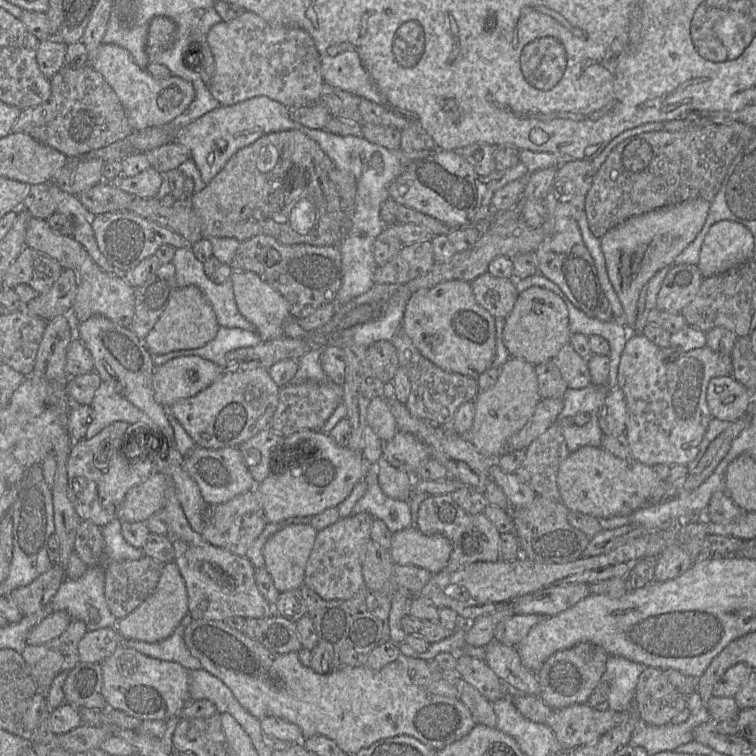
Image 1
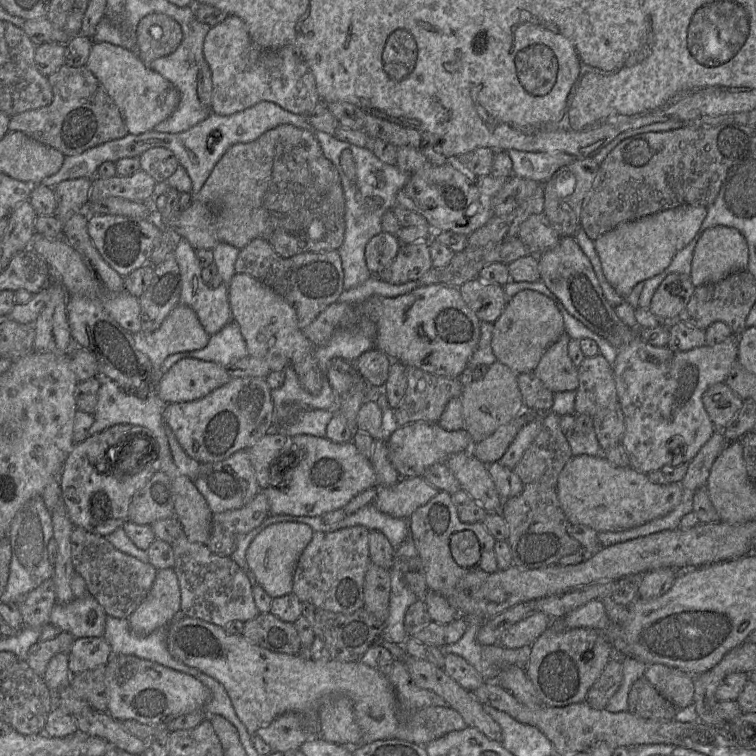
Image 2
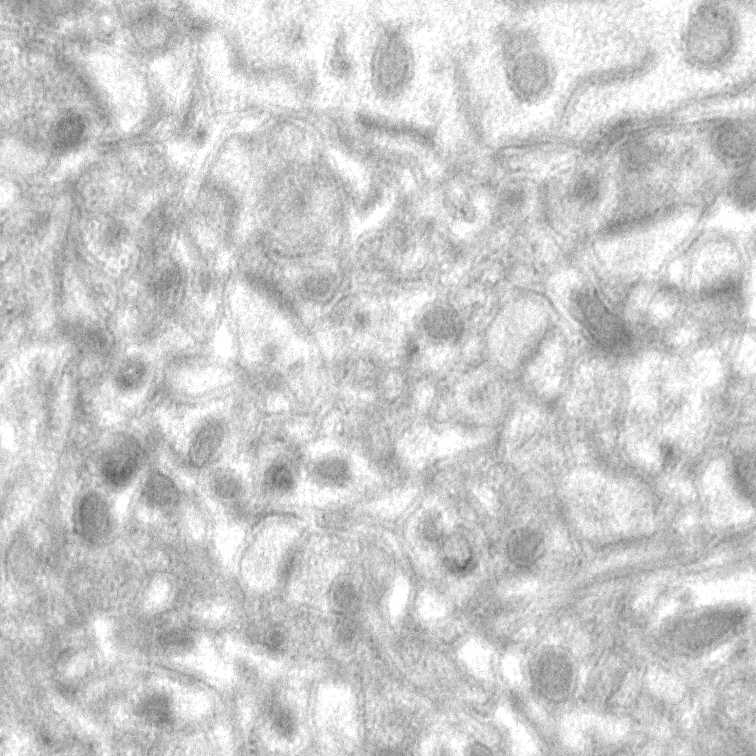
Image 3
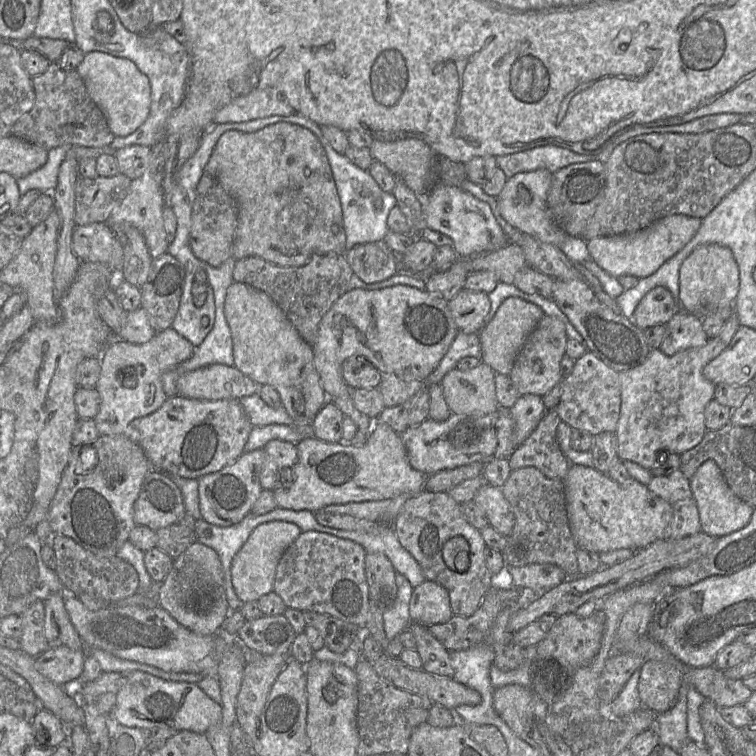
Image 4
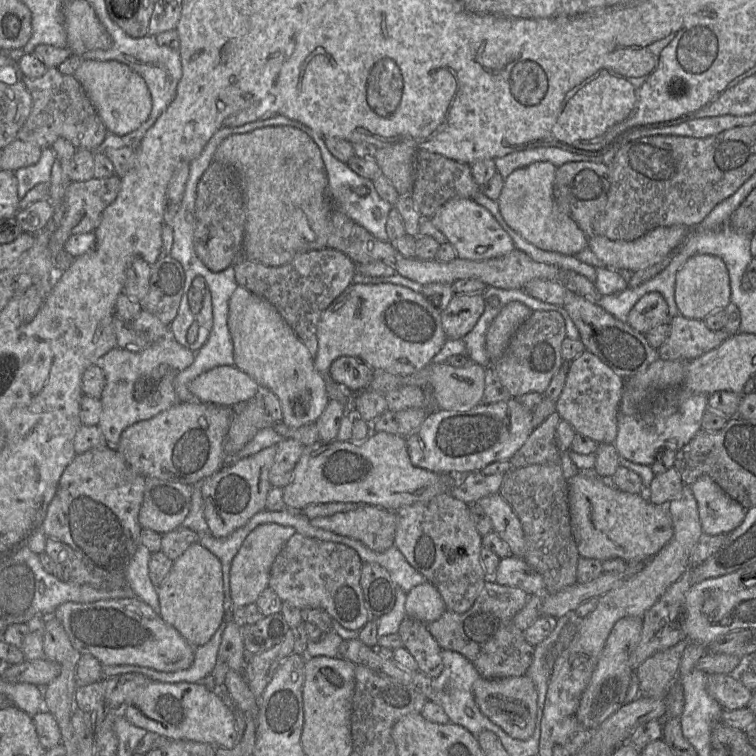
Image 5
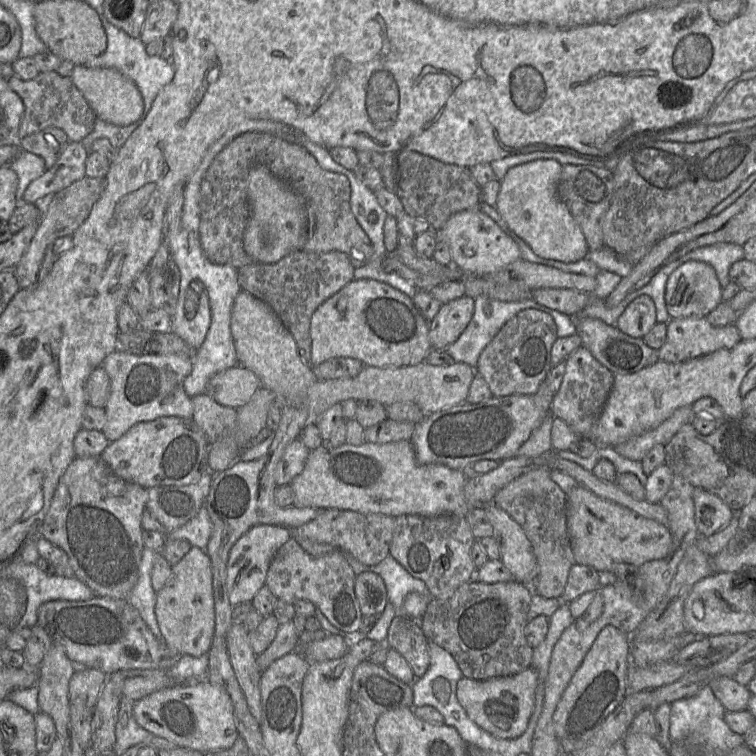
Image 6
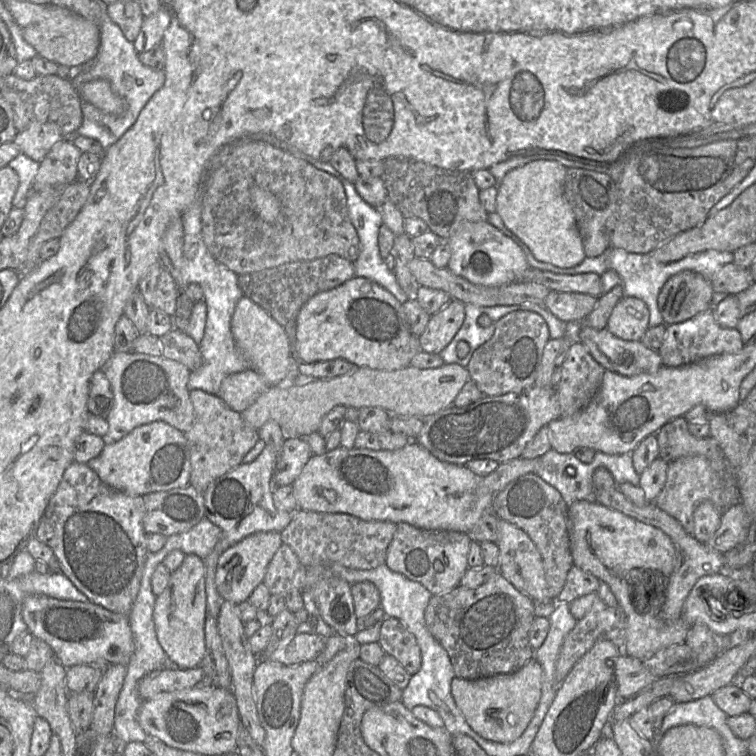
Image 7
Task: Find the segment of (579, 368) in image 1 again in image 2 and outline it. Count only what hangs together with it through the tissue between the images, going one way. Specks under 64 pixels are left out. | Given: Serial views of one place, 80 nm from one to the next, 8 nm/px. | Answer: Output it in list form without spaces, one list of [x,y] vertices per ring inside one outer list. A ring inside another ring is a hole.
[[[564,332],[542,355],[538,365],[533,370],[546,388],[554,393],[576,391],[578,369],[568,355],[570,337]]]

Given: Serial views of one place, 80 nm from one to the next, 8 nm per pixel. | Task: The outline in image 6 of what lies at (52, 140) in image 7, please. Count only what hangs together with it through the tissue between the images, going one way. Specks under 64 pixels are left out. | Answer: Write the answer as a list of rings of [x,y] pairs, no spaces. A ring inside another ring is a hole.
[[[48,127],[38,133],[21,138],[20,151],[27,151],[43,158],[46,169],[51,168],[58,155],[70,142],[65,132],[56,127]]]

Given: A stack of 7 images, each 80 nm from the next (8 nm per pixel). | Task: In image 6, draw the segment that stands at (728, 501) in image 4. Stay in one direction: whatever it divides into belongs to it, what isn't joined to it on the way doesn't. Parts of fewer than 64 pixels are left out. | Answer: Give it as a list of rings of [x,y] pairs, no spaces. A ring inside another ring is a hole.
[[[699,487],[693,492],[695,522],[700,537],[708,537],[724,529],[735,512],[717,495]]]

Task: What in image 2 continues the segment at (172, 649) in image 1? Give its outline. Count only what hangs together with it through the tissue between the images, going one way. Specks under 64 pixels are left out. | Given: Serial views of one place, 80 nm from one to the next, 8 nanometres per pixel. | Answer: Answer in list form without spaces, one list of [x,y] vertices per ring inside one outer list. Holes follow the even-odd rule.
[[[107,616],[103,637],[110,644],[113,655],[132,655],[150,660],[189,674],[195,678],[200,671],[174,658],[167,648],[167,628],[160,628],[148,635],[133,632],[127,618]]]

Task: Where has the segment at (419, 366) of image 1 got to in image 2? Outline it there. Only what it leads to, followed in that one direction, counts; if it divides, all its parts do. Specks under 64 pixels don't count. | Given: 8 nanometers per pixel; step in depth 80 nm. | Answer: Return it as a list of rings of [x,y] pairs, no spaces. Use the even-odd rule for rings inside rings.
[[[405,366],[407,387],[400,405],[393,411],[400,427],[417,421],[438,423],[447,403],[459,397],[463,384],[458,378],[447,378]]]

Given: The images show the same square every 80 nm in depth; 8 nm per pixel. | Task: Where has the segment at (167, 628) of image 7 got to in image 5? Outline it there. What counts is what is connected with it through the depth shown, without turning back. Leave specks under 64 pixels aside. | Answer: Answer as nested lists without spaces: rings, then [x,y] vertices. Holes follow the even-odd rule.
[[[199,542],[193,543],[172,563],[170,573],[158,587],[158,600],[161,618],[193,647],[203,646],[226,619],[221,562]]]

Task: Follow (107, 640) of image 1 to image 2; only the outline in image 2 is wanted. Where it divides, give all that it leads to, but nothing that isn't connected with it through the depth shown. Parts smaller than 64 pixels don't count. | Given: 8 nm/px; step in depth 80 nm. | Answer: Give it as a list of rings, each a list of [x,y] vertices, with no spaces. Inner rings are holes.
[[[103,636],[76,639],[68,654],[71,676],[104,666],[111,657],[111,646]]]

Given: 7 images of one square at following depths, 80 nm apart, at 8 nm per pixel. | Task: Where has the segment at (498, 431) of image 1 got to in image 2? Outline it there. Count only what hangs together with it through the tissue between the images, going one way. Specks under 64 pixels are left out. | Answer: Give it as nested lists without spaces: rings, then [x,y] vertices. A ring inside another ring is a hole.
[[[496,361],[488,366],[487,372],[480,380],[463,385],[459,396],[465,429],[469,432],[474,444],[477,444],[502,425],[526,411],[517,383],[518,374],[508,366]]]

